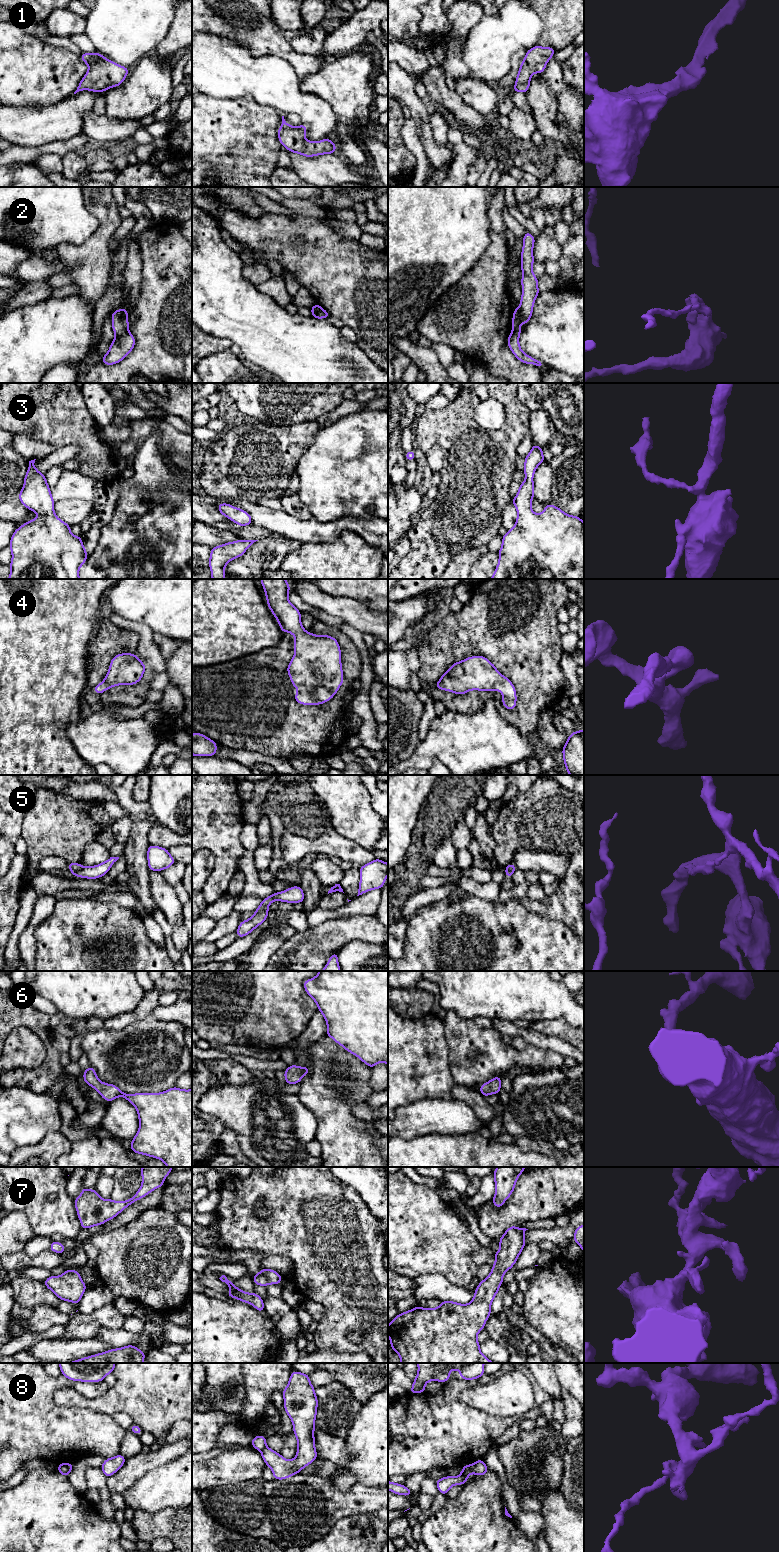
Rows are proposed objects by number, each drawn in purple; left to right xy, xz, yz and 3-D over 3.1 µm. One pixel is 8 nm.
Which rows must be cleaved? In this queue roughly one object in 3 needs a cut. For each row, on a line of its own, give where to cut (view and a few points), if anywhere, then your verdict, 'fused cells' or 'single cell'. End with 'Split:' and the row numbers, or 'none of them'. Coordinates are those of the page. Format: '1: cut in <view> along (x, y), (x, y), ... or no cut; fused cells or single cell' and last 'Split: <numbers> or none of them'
1: no cut; single cell
2: cut in xz along (312, 312), (319, 312), (323, 317); fused cells
3: no cut; single cell
4: no cut; single cell
5: cut in xy along (83, 867), (73, 874); fused cells
6: no cut; single cell
7: no cut; single cell
8: cut in yz along (470, 1465), (473, 1472); fused cells
Split: 2, 5, 8

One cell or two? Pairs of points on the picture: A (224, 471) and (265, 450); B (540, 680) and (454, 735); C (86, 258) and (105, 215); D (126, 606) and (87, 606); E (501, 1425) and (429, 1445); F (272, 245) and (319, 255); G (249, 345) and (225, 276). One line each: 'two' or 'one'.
A: one
B: two
C: one
D: two
E: one
F: one
G: one

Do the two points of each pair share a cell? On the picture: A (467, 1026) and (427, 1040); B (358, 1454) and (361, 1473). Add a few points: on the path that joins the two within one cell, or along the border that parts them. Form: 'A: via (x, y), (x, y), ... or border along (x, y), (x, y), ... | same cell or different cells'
A: border along (443, 1020), (444, 1040), (448, 1050), (448, 1057) | different cells
B: via (361, 1459), (361, 1468) | same cell

